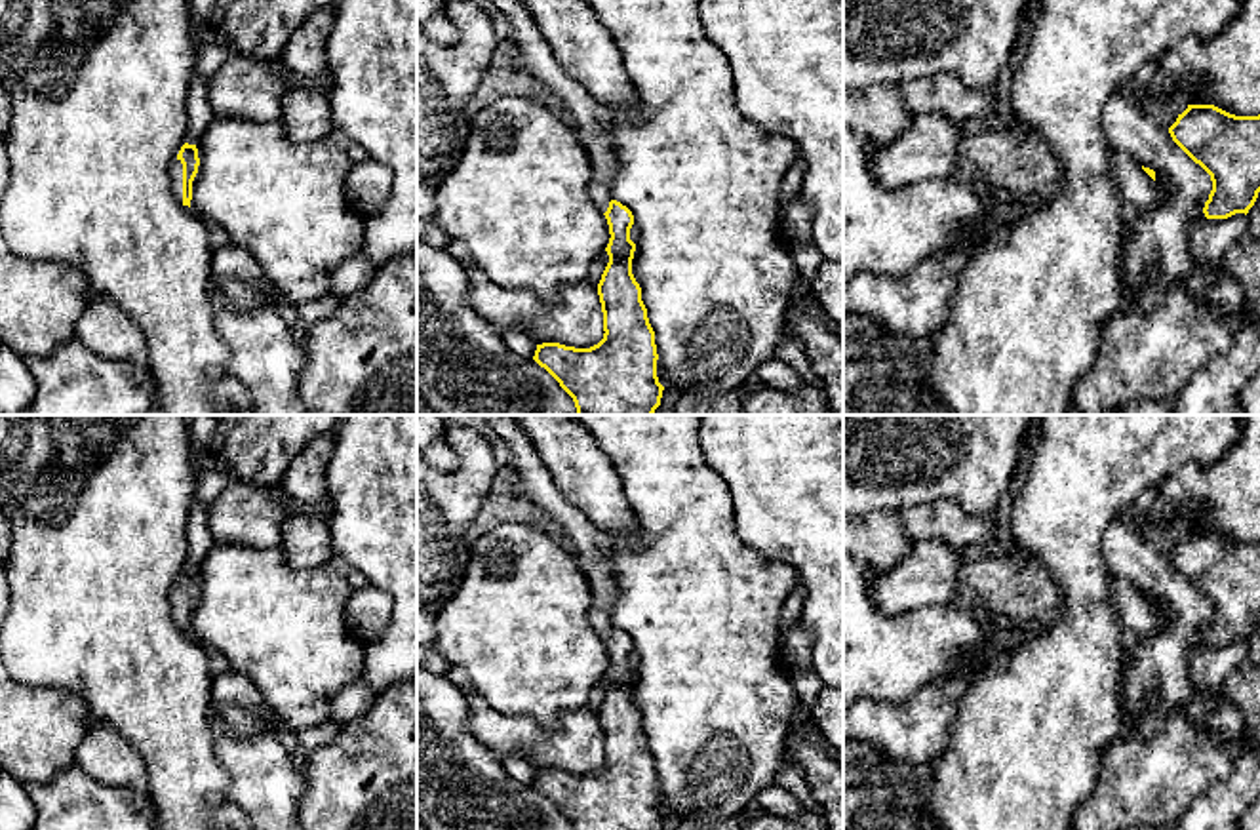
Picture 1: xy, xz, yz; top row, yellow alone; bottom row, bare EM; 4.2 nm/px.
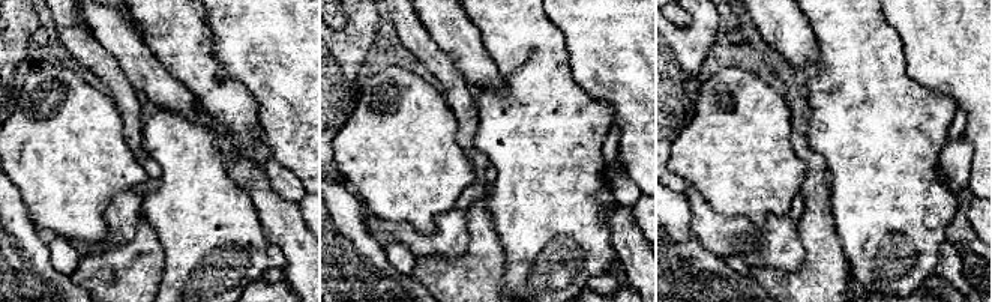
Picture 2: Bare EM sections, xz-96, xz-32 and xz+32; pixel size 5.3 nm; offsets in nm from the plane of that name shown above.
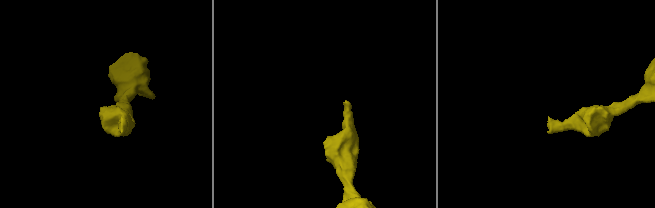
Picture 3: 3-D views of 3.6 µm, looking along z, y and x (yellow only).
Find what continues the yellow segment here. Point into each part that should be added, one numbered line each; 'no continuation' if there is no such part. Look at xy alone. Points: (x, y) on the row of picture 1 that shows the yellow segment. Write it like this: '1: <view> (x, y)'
1: xy (176, 170)

